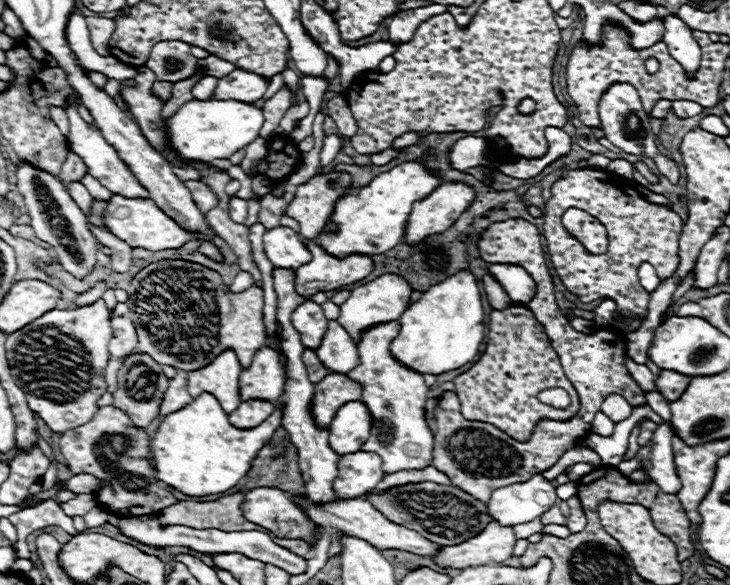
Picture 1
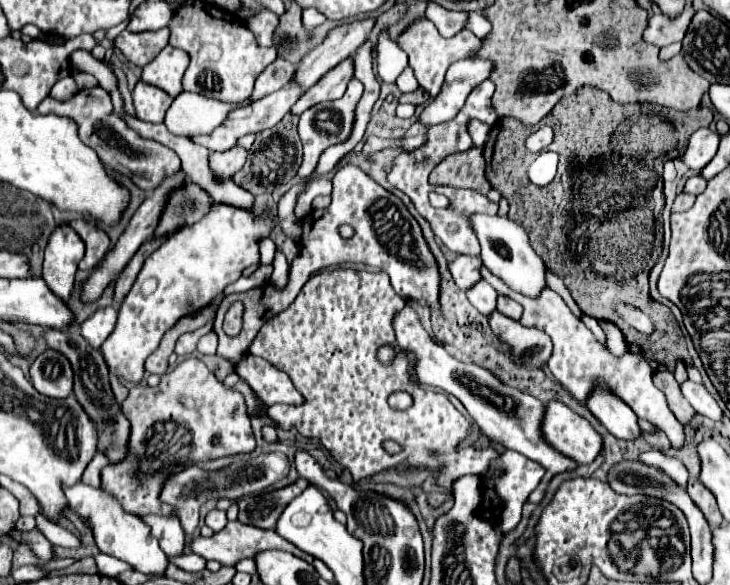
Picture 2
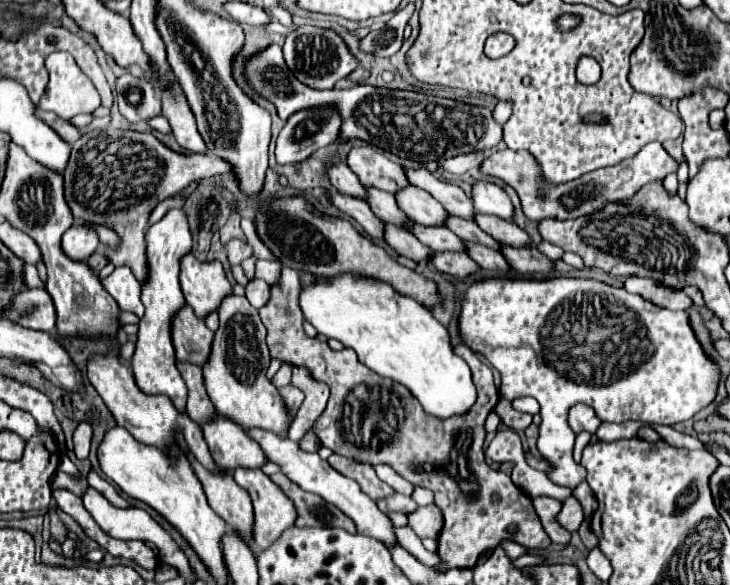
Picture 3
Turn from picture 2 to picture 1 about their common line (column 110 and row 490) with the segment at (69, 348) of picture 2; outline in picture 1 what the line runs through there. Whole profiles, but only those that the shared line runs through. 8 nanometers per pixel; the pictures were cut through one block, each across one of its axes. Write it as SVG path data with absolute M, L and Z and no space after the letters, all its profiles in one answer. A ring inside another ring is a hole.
M434 482L406 484L400 488L392 488L382 496L366 496L366 500L374 502L390 522L398 522L440 546L454 546L478 536L490 524L490 512L484 502L478 502L474 496L462 492L456 486L442 486Z

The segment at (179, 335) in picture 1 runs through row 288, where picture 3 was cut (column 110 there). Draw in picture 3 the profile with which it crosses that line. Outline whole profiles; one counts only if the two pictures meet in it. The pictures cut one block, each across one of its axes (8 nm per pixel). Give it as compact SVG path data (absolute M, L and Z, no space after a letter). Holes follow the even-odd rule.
M92 130L72 146L70 162L64 170L64 198L74 218L104 224L118 234L118 248L104 250L108 262L112 262L114 266L130 266L136 272L136 278L144 282L148 276L148 266L144 262L144 234L148 228L148 212L152 212L158 202L184 190L190 182L214 174L232 174L230 162L210 152L190 156L172 152L152 134L136 130Z

